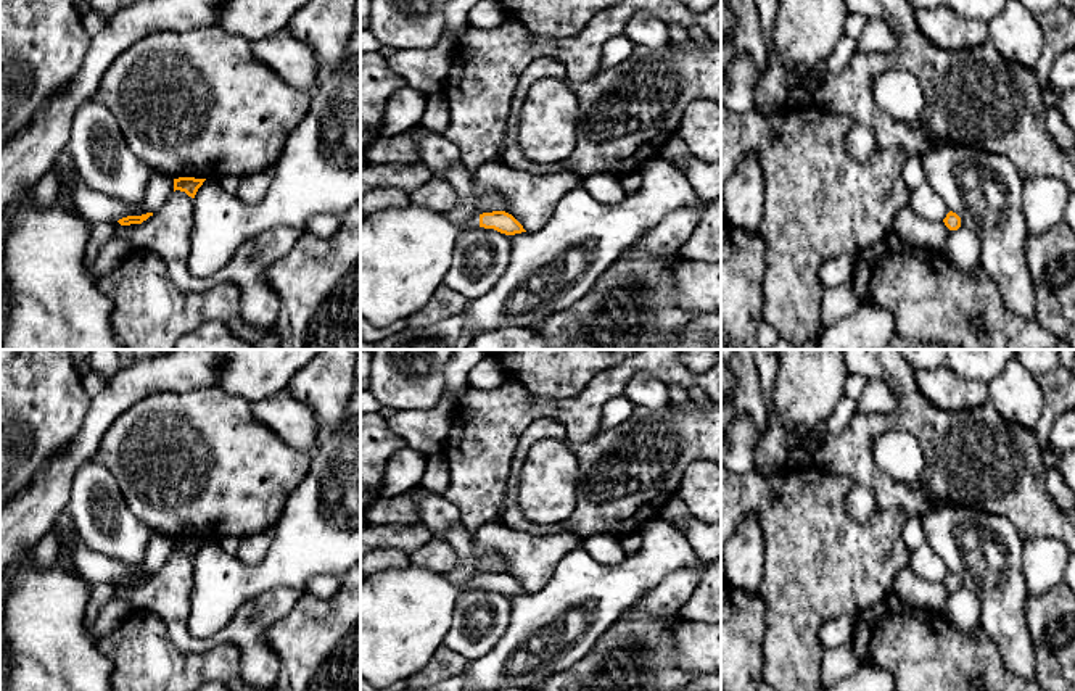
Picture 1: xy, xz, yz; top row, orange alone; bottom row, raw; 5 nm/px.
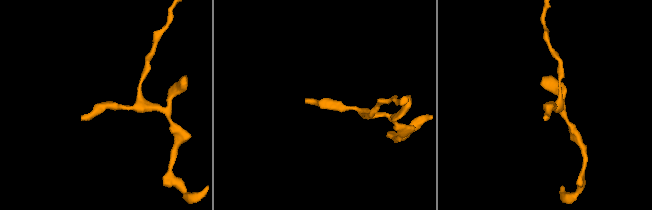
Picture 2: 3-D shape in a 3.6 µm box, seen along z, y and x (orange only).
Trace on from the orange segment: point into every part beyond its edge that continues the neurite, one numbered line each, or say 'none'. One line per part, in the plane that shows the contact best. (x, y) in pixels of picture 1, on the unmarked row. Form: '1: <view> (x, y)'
1: xz (406, 614)

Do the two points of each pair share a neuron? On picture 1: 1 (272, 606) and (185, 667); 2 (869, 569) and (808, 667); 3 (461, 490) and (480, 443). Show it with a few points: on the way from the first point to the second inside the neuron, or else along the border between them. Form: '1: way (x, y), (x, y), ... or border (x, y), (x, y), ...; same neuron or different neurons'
1: border (179, 649), (203, 653), (234, 645), (242, 674); different neurons
2: way (844, 588), (808, 624), (808, 641); same neuron
3: way (472, 479), (478, 472), (478, 455); same neuron

